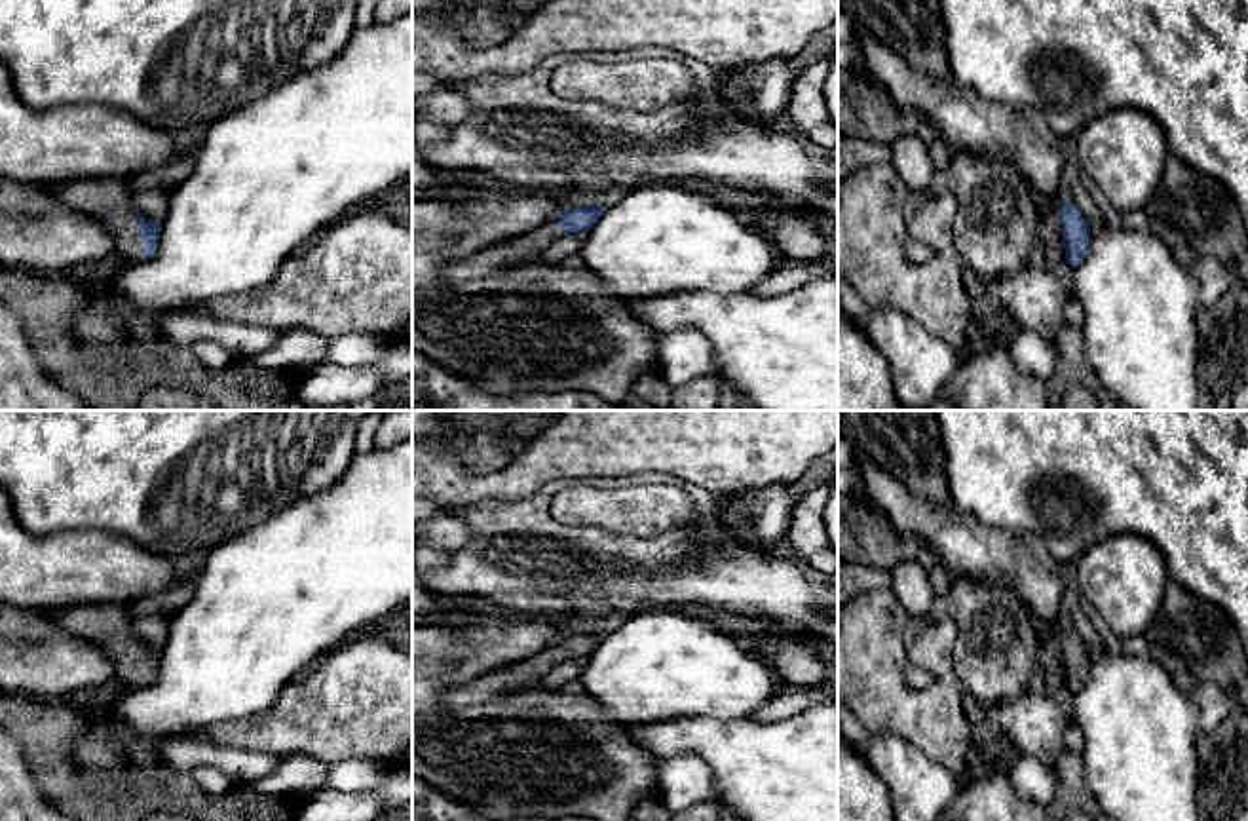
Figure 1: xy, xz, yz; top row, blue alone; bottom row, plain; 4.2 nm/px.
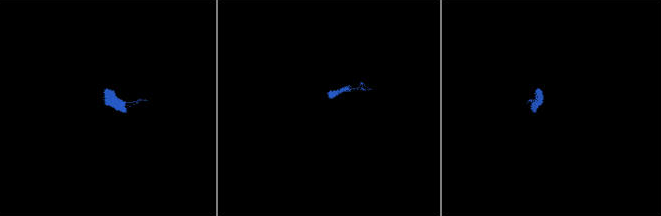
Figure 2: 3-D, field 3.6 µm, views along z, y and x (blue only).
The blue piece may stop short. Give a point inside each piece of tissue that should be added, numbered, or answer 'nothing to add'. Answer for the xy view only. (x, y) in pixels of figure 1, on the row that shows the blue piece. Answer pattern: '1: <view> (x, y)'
1: xy (107, 200)

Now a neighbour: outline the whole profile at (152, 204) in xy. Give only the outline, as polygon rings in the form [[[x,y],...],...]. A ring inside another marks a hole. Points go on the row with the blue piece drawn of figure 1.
[[[152,188],[133,198],[135,209],[150,222],[161,222],[169,209],[171,188]]]

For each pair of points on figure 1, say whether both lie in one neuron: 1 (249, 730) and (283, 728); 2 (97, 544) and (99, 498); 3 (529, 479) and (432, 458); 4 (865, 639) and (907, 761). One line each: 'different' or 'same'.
1: same
2: different
3: same
4: different

